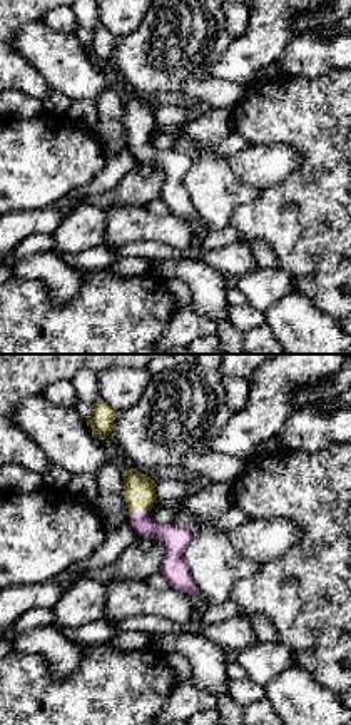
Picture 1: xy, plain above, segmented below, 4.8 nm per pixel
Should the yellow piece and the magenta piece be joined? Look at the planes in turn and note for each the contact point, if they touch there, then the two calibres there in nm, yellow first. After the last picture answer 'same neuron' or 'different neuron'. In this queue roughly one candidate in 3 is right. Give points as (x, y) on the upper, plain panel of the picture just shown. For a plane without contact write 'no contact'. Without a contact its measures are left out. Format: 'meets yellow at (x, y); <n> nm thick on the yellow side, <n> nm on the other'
meets yellow at (139, 136); 160 nm thick on the yellow side, 130 nm on the other

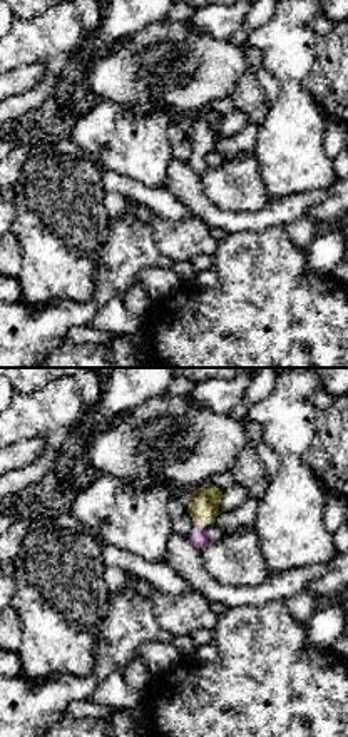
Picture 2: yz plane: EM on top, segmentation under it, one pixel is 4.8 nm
meets yellow at (199, 149); 160 nm thick on the yellow side, 90 nm on the other

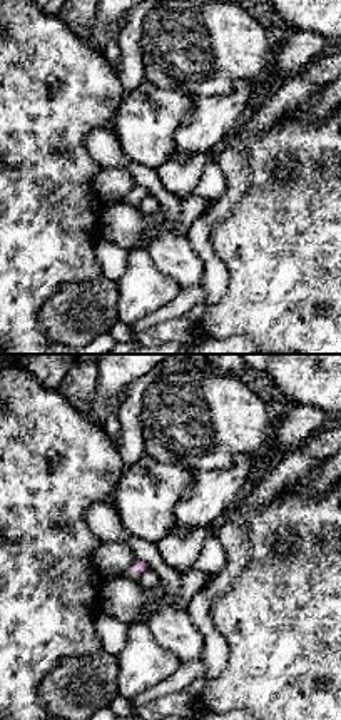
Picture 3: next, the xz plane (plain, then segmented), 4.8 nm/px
meets yellow at (132, 199); 20 nm thick on the yellow side, 70 nm on the other

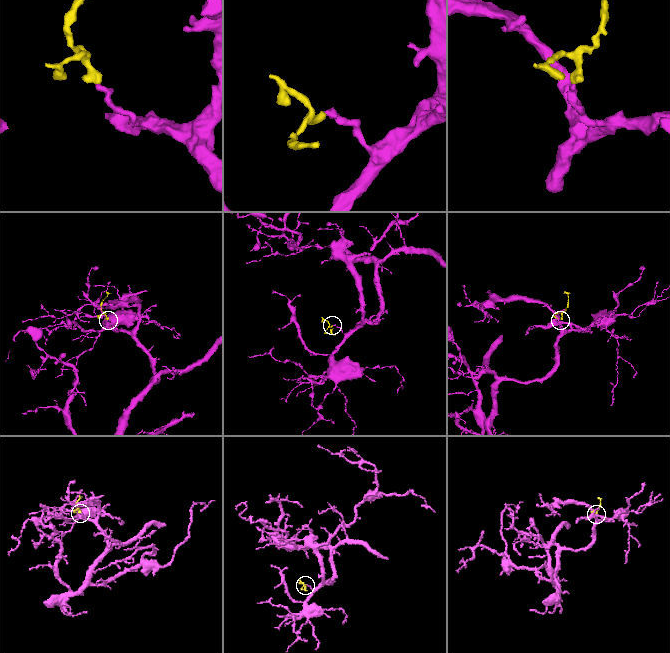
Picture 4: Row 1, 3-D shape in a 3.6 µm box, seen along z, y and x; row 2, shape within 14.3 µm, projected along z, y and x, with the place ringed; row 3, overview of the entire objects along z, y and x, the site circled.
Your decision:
same neuron

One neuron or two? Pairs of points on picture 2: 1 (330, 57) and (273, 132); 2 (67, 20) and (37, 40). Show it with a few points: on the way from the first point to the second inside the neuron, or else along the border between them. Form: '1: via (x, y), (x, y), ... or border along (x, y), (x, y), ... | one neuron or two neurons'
1: border along (315, 50), (305, 89), (328, 117) | two neurons
2: via (61, 27), (44, 40) | one neuron

